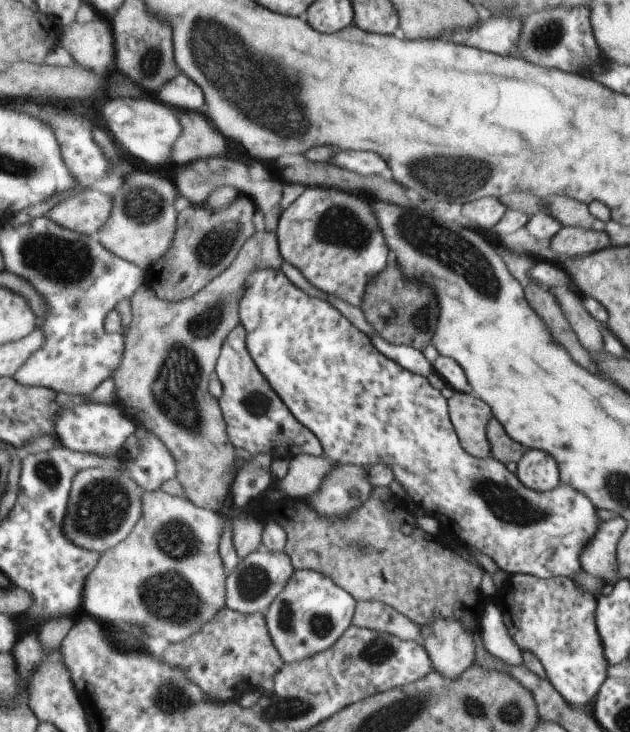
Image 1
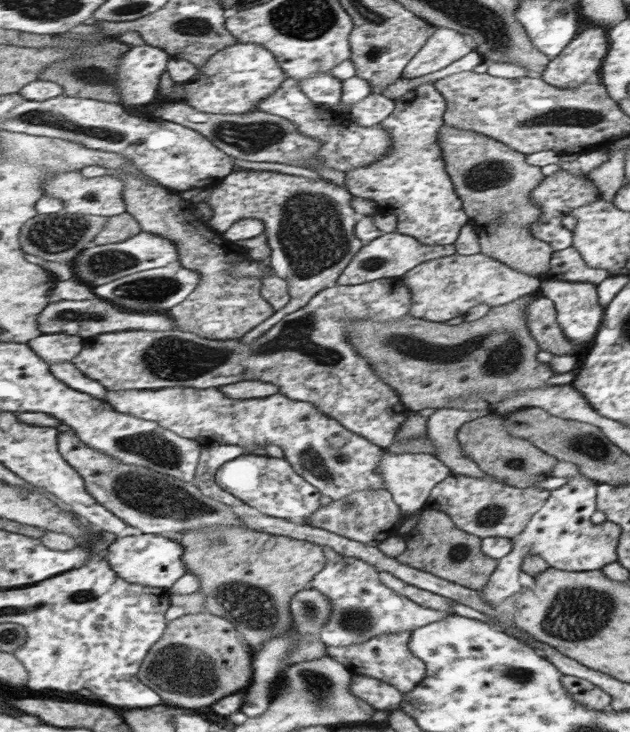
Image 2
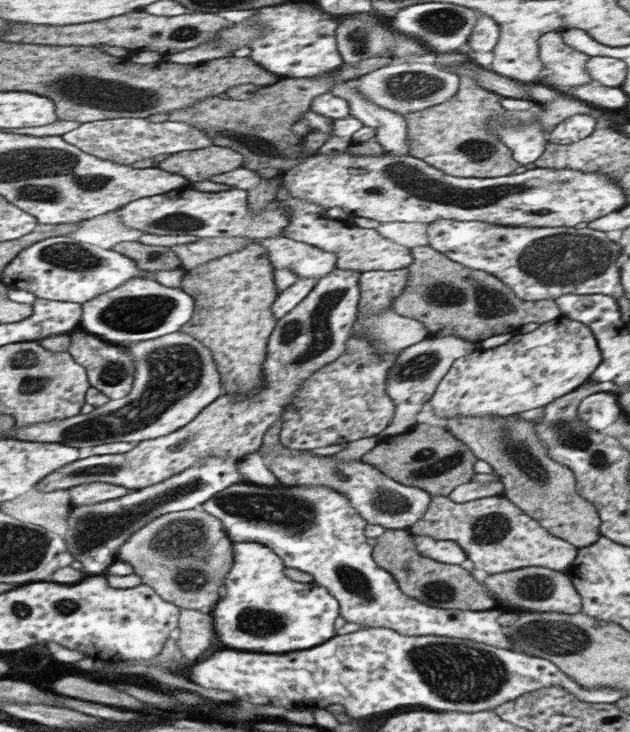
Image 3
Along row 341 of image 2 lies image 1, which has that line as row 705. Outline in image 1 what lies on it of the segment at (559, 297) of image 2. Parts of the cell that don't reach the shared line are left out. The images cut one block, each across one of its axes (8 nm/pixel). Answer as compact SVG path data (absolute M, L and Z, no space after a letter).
M511 573L503 588L508 592L508 602L503 606L503 622L508 629L520 652L530 652L545 668L549 680L565 700L574 708L586 708L586 712L592 710L596 702L598 691L604 686L608 662L604 656L604 650L600 642L596 624L598 597L586 588L580 588L575 578L550 577L543 579L524 573Z

